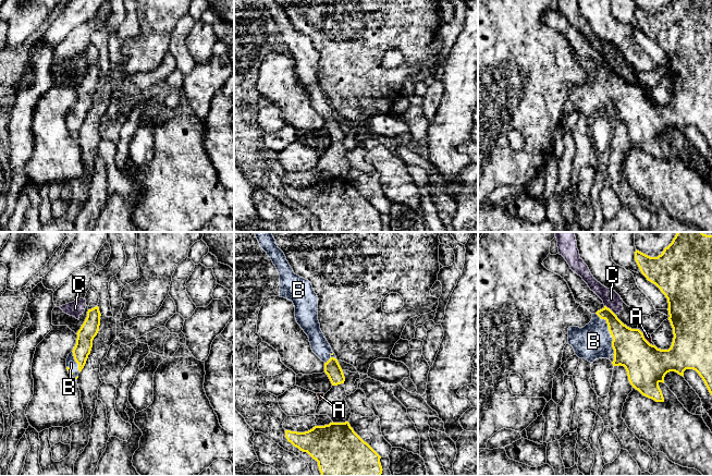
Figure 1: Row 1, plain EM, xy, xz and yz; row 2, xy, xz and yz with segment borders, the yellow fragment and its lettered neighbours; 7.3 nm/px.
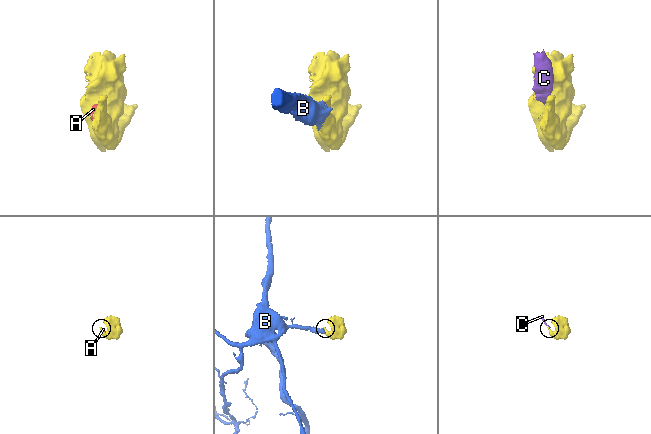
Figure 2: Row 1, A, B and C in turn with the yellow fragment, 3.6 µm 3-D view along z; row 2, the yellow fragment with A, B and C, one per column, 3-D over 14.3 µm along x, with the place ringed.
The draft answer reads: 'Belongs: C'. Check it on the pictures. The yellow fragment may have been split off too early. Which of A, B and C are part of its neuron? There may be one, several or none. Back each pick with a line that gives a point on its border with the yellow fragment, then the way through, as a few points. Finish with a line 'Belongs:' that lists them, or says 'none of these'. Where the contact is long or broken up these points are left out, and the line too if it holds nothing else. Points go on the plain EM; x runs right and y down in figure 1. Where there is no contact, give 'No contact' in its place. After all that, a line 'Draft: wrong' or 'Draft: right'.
B: Touches yellow at yz (610, 88). Path across: yz (631, 106), (610, 88), (593, 97)
Belongs: B
Draft: wrong

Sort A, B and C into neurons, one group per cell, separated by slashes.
A C / B

